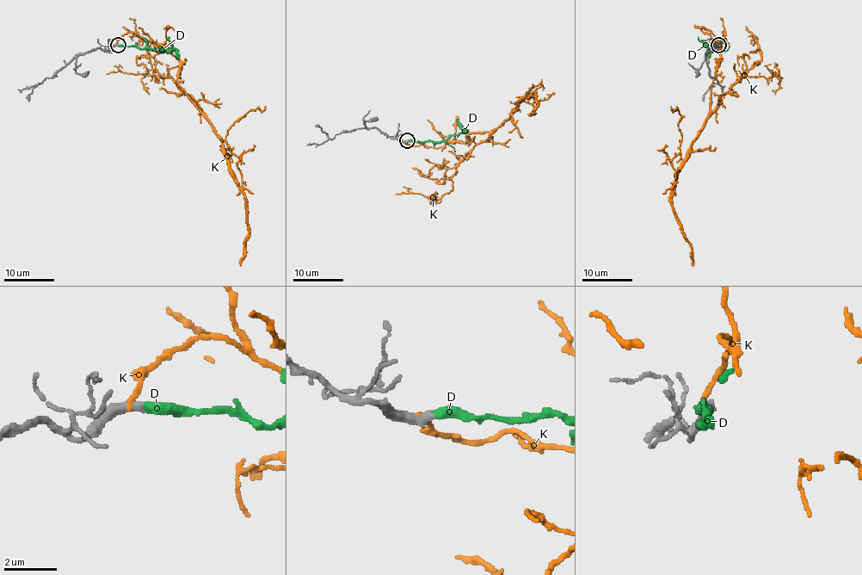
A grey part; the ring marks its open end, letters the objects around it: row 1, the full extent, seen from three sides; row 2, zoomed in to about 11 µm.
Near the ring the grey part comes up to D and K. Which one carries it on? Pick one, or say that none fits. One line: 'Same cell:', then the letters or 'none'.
Same cell: D

